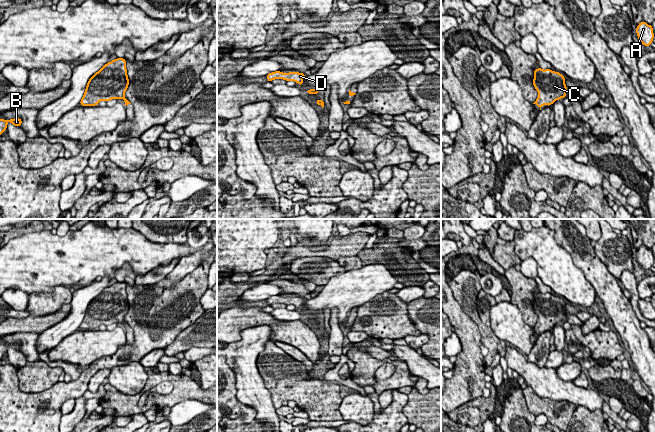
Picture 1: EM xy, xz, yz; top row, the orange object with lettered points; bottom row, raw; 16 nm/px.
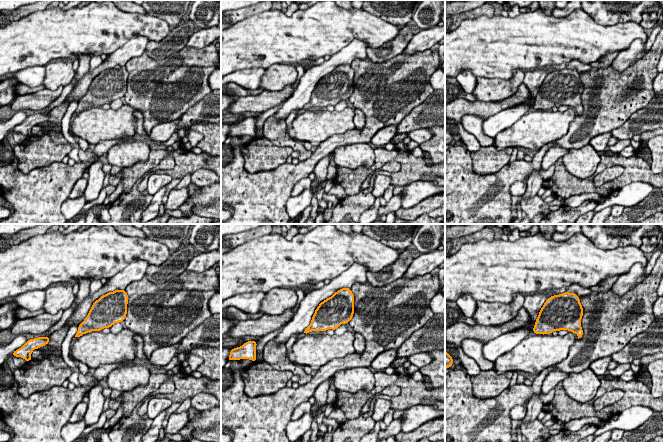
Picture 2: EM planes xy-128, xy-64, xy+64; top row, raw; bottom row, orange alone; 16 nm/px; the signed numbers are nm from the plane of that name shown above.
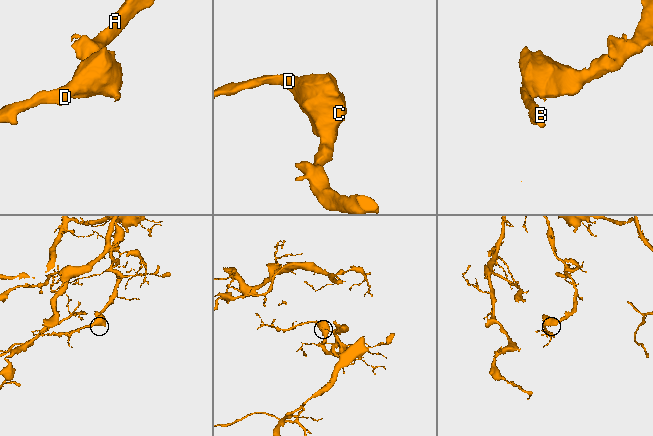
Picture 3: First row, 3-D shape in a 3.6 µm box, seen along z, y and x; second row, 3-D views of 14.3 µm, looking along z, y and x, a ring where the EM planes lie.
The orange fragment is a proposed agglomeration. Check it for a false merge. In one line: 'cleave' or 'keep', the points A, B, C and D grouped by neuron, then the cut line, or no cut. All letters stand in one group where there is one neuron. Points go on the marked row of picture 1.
keep; groups A B C D; cut none

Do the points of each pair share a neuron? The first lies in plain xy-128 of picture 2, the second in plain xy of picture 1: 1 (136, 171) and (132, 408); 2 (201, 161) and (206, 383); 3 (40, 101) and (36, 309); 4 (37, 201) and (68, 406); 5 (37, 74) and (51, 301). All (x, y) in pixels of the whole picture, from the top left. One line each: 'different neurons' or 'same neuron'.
1: same neuron
2: different neurons
3: different neurons
4: different neurons
5: different neurons

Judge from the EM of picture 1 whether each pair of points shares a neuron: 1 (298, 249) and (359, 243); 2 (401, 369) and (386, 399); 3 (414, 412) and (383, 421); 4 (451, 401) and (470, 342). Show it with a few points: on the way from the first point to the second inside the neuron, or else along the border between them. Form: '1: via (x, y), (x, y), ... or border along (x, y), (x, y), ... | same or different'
1: via (313, 253), (335, 253), (344, 247) | same
2: border along (391, 389), (385, 389), (379, 395) | different
3: border along (408, 395), (408, 401), (402, 410), (407, 421) | different
4: via (463, 386), (465, 378), (469, 374), (470, 357) | same

